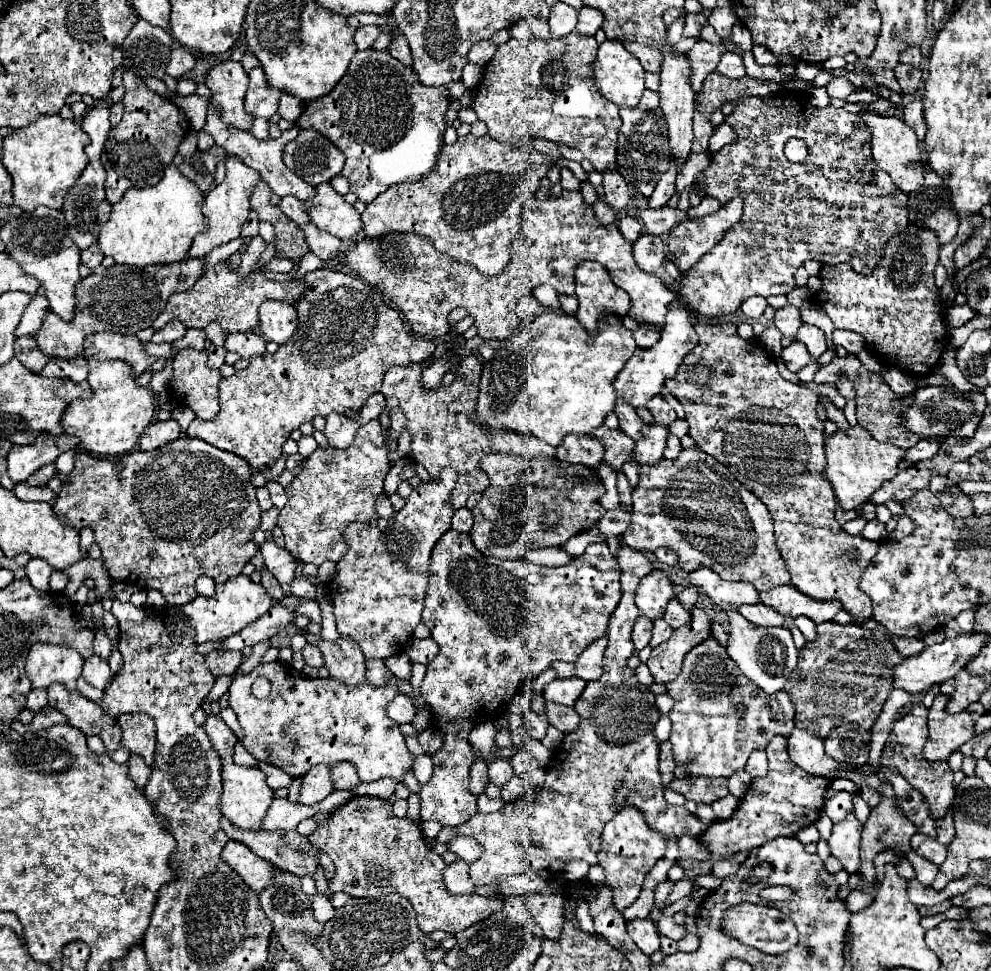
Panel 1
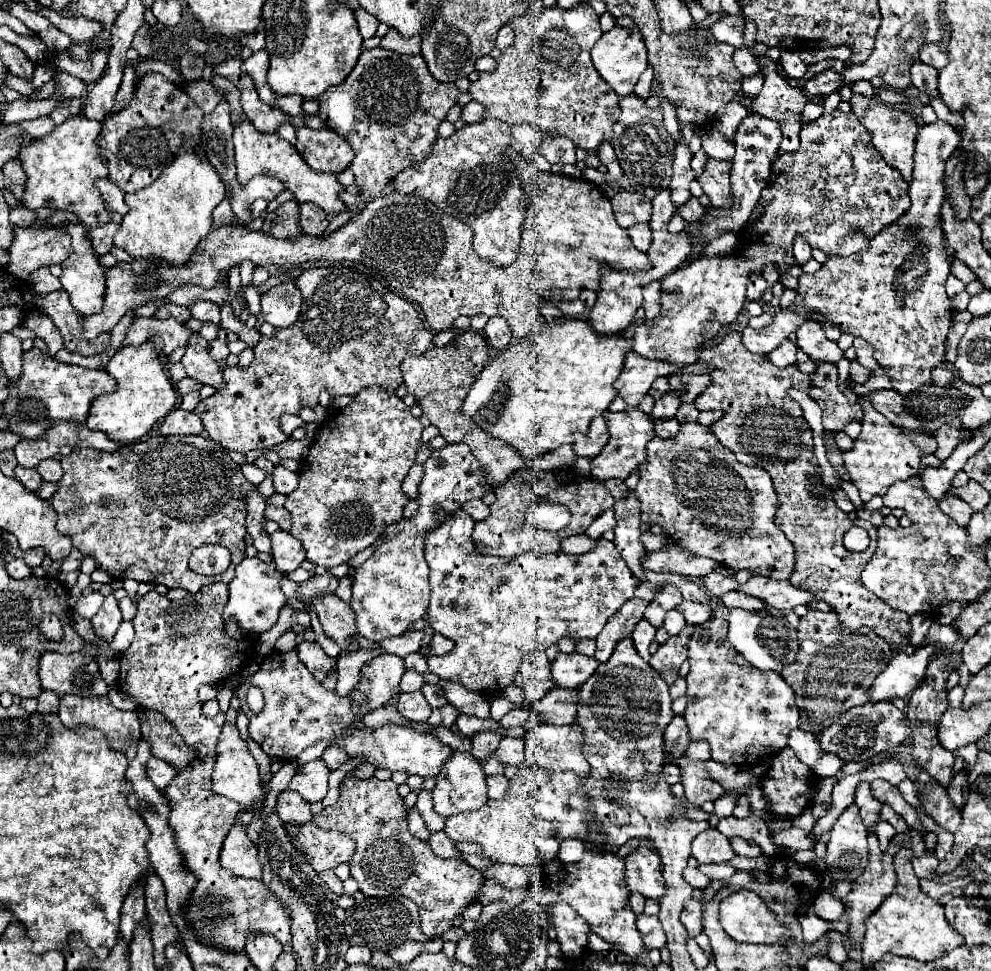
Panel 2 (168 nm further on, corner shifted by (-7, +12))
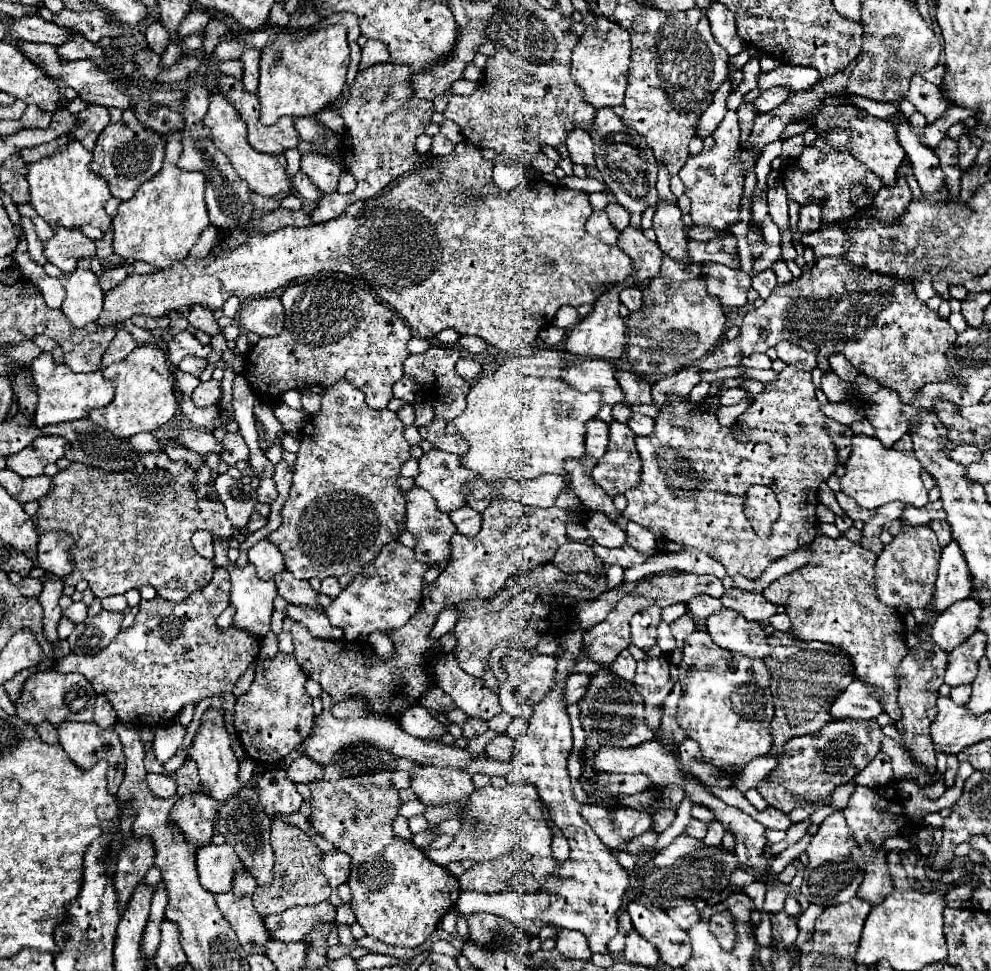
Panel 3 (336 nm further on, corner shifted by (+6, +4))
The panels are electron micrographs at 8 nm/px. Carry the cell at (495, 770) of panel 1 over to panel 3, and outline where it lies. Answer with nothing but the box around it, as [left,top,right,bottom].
[485,735,513,761]

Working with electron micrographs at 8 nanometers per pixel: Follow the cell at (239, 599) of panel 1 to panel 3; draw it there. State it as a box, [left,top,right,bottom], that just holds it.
[213,557,277,639]

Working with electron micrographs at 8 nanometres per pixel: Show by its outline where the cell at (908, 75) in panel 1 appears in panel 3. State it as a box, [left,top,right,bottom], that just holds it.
[905,75,949,123]

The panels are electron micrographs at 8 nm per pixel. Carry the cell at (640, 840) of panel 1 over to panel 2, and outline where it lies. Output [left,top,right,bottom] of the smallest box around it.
[626,845,664,901]

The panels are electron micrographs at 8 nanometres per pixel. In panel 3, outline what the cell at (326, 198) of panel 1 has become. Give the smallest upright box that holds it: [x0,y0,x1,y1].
[205,93,295,197]

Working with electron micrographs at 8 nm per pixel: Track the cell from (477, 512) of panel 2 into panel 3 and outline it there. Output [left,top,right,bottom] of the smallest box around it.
[449,507,481,535]

